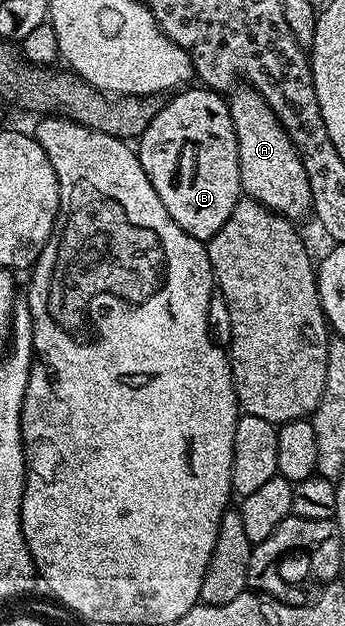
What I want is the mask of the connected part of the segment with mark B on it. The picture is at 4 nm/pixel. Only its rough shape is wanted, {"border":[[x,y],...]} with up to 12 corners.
{"border":[[180,89],[137,140],[165,212],[206,244],[241,197],[228,99]]}

